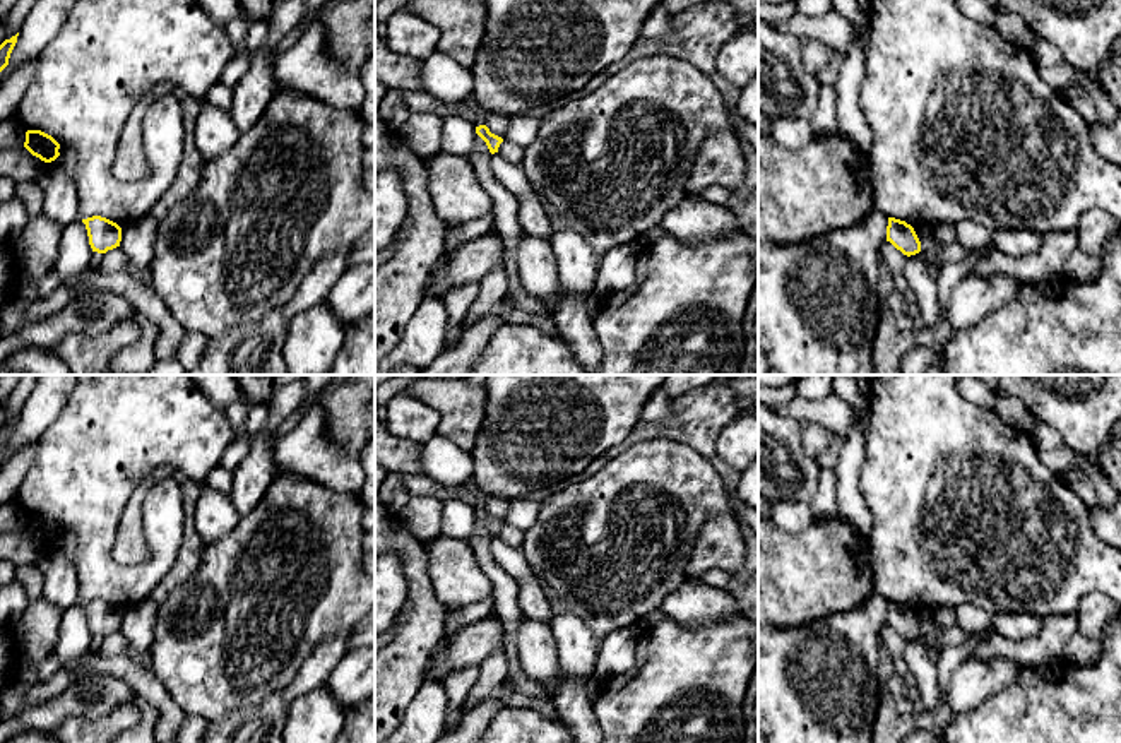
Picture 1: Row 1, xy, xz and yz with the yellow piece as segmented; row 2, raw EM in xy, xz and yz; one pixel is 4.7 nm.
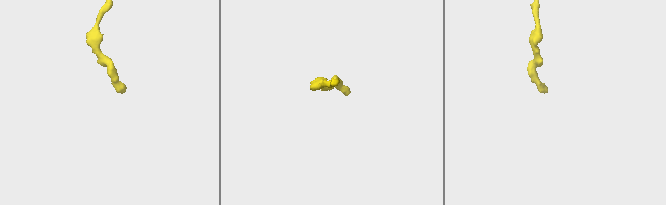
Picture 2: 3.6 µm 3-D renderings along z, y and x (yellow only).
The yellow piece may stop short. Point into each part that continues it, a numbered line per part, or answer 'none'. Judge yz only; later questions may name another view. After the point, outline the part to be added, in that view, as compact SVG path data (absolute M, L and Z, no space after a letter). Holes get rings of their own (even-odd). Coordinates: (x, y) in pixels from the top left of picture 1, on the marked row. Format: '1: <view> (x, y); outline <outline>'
1: yz (930, 245); outline M933 236L921 241L921 252L933 253L941 247L941 243Z

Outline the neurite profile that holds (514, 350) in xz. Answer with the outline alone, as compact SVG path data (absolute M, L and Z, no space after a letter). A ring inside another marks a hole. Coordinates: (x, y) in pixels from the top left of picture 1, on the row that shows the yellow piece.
M503 324L469 375L587 375L563 339L532 325Z

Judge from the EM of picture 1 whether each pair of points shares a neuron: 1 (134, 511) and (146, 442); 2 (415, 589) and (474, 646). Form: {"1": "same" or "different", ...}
{"1": "different", "2": "different"}

